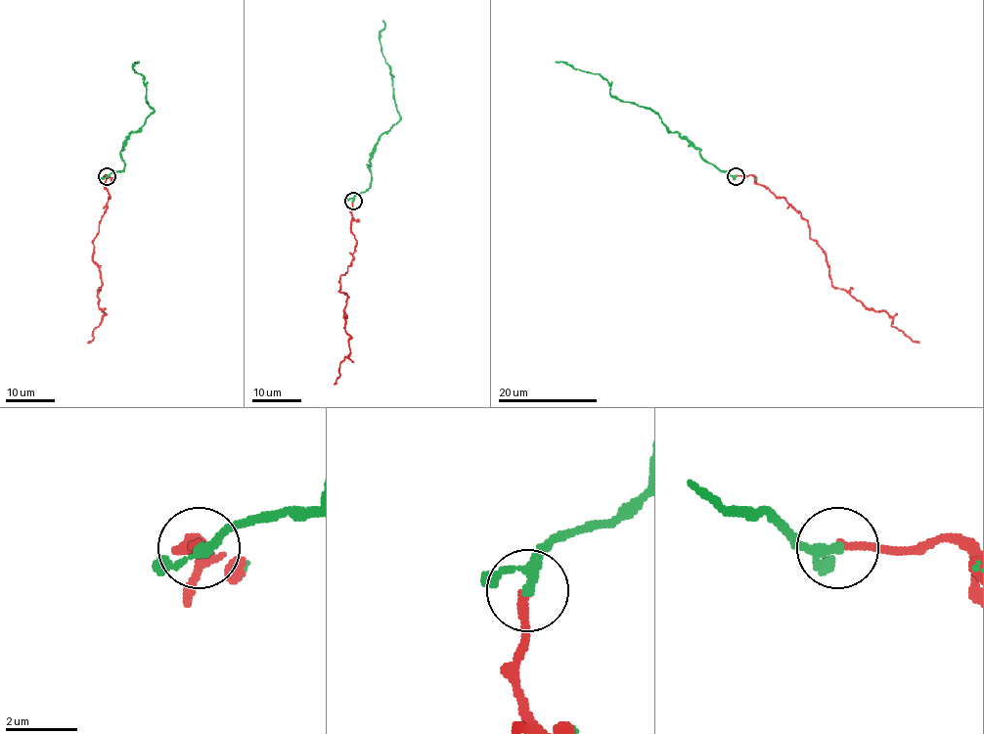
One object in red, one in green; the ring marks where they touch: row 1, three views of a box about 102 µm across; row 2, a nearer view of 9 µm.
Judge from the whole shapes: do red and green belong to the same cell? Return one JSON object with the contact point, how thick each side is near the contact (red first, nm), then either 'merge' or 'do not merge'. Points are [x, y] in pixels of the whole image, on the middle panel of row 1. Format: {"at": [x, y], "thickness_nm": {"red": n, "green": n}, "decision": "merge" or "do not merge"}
{"at": [353, 201], "thickness_nm": {"red": 240, "green": 240}, "decision": "merge"}

